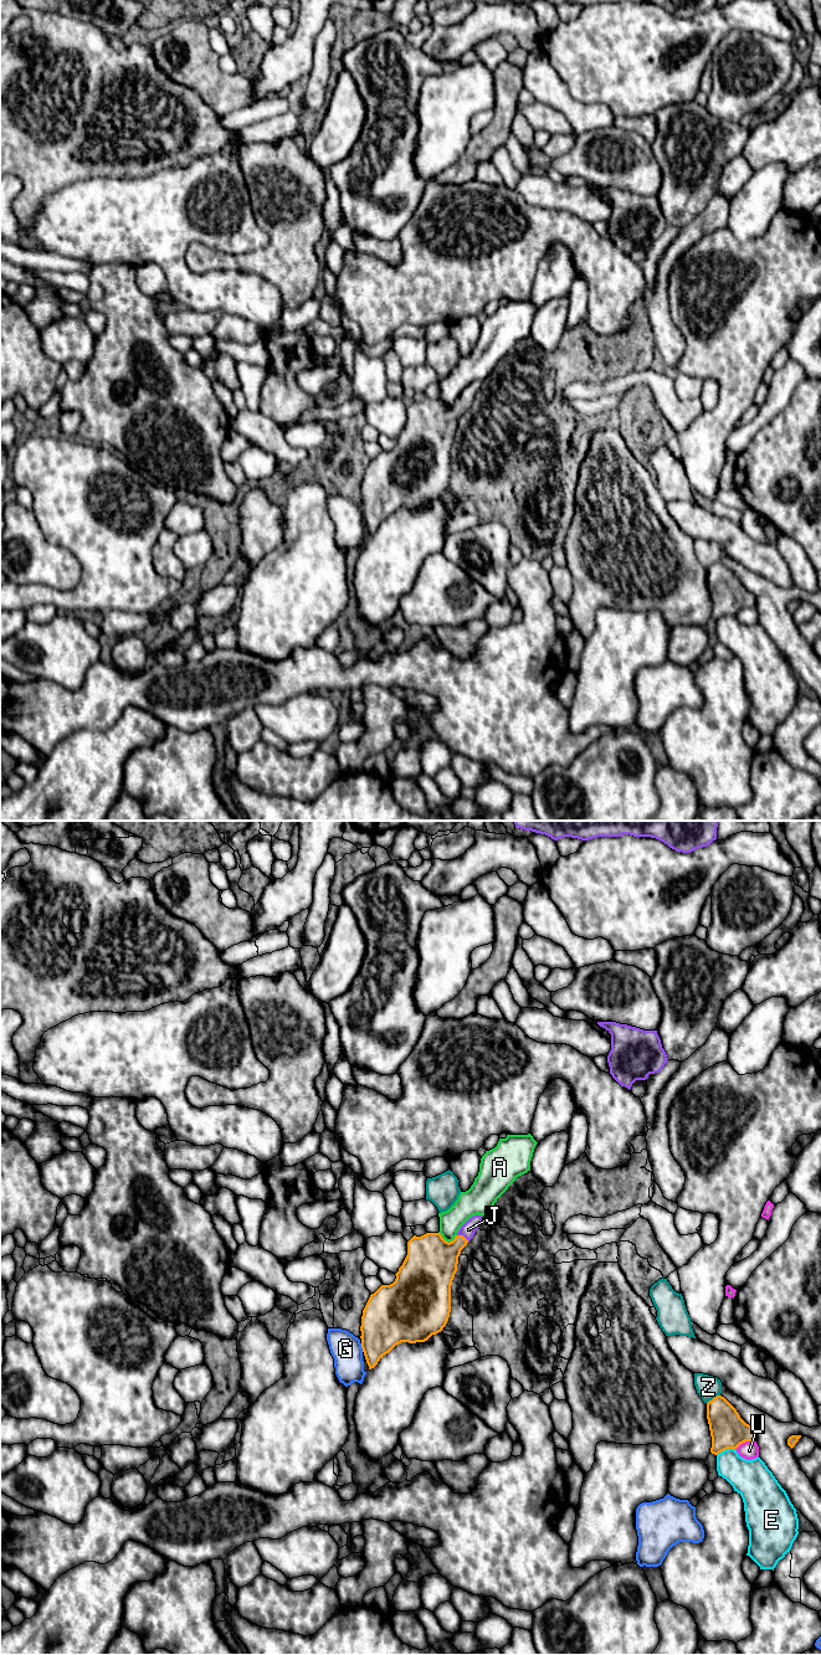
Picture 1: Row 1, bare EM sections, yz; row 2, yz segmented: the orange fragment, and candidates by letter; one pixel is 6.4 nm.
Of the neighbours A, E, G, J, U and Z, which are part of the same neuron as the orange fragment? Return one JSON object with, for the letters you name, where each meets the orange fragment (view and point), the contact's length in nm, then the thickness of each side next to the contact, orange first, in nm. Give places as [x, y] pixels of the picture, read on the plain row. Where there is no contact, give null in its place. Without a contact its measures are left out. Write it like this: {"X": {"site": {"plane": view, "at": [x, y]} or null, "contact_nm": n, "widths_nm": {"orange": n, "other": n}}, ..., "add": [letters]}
{"J": {"site": {"plane": "yz", "at": [463, 402]}, "contact_nm": 90, "widths_nm": {"orange": 300, "other": 90}}, "add": ["J"]}

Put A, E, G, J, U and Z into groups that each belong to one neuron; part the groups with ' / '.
A / E / G / J / U / Z

